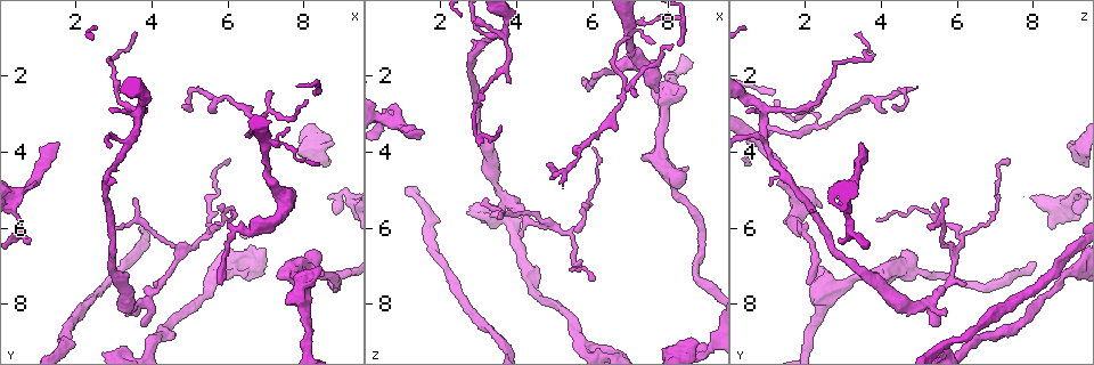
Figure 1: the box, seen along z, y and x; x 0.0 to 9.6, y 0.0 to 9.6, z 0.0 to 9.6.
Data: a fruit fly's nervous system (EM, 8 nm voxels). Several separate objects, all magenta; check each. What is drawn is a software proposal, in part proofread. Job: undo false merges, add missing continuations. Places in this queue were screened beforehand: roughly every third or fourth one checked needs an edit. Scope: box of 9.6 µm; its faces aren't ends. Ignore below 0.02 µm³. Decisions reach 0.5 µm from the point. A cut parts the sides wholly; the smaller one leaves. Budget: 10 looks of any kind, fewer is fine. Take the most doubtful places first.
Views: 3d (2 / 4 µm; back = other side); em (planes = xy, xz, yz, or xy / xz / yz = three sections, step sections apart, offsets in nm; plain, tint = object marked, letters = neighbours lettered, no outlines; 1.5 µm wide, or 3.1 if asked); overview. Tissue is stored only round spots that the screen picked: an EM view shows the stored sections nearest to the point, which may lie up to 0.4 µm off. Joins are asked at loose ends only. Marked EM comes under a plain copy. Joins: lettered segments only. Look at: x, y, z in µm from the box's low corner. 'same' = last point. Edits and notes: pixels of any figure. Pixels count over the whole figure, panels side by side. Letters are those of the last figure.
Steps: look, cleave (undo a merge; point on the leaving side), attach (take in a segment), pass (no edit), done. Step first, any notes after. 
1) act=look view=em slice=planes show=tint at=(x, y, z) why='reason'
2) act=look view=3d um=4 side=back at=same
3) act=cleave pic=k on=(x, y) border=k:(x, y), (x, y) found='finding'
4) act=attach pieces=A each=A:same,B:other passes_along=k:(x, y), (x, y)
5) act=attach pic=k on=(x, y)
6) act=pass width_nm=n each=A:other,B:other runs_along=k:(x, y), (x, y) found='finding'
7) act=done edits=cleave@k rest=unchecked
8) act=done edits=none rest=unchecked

act=look view=3d um=4 at=(1.45, 3.75, 3.50)

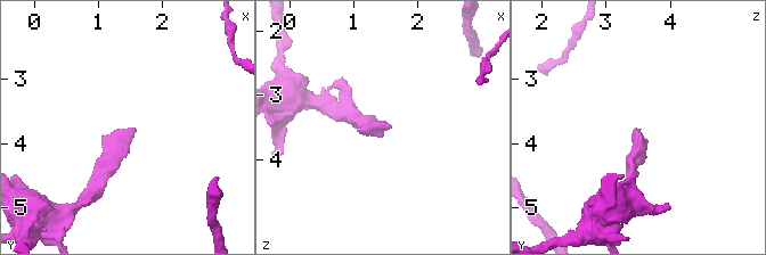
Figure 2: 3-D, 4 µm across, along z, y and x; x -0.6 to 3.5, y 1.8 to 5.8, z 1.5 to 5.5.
act=look view=em slice=planes show=tint at=(1.50, 3.75, 3.50) why='now the EM'

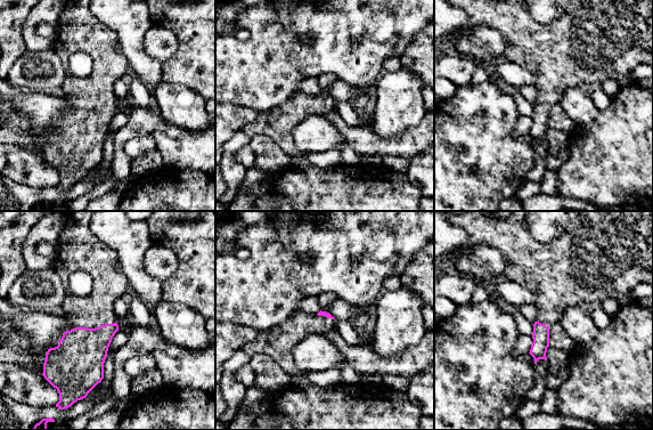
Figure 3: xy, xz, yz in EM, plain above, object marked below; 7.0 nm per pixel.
act=look view=em slice=planes show=letters at=same why='what lies round it'

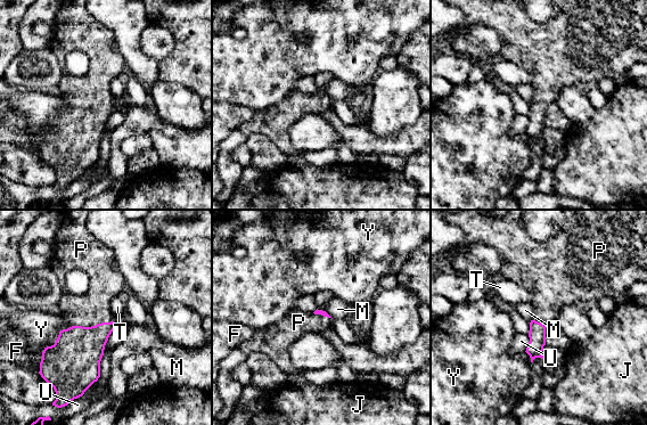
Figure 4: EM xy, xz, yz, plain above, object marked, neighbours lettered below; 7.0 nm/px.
act=attach pieces=P each=F:other,J:other,M:other,P:same,T:other,U:other,Y:other passes_along=4:(74, 360), (86, 327), (98, 295) found='it goes on there'

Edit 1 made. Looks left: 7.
act=look view=3d um=4 at=(6.00, 4.20, 7.25) why='an open end'

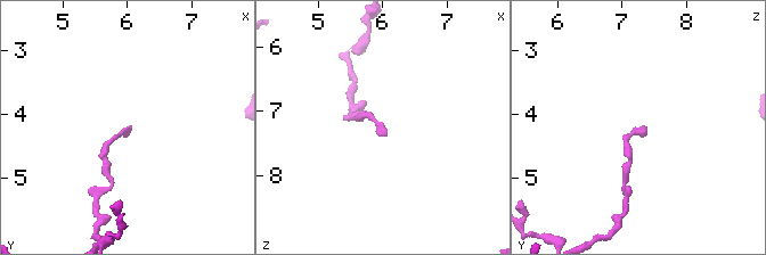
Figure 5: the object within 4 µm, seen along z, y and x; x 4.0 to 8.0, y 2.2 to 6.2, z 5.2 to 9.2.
act=look view=em slice=planes show=letters at=(6.10, 4.25, 7.30) why='shape alone is not enough'

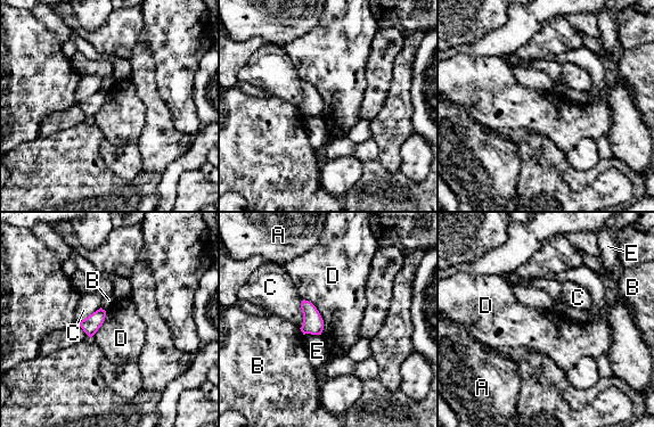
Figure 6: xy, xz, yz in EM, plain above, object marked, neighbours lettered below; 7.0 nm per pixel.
act=pass longest_contact=D:280nm each=A:other,B:other,C:other,D:other,E:other border=6:(303, 298), (318, 311), (321, 334) found='no lettered segment goes on from it'

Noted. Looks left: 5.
act=look view=3d um=4 at=(5.85, 7.45, 2.00) why='free end'

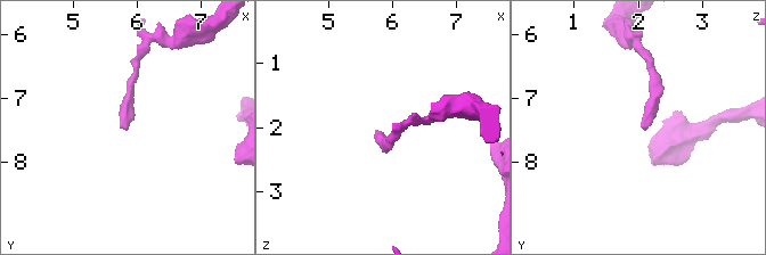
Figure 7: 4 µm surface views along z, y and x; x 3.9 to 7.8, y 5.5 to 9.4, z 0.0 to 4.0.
act=look view=em slice=xz step=8 show=tint at=(5.75, 7.50, 2.05) why='shape alone is not enough'

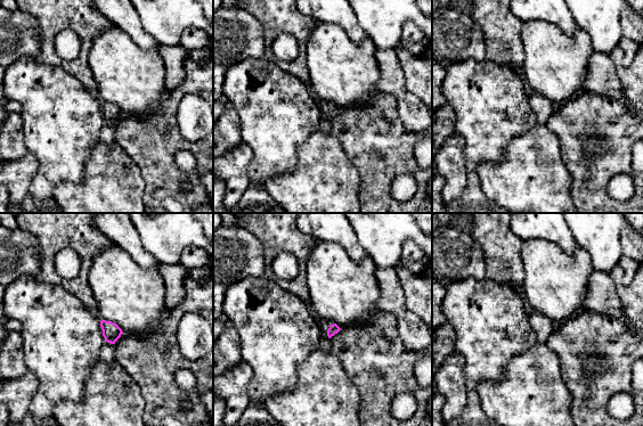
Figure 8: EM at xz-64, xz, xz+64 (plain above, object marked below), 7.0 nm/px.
act=look view=em slice=planes show=letters at=same

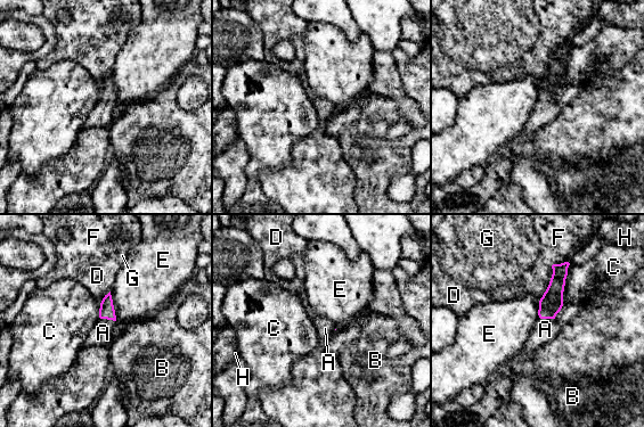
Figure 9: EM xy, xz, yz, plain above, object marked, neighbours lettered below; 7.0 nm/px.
act=attach pieces=A each=A:same,B:other,C:other,D:other,E:other,F:other,G:other,H:other passes_along=9:(106, 311), (107, 319), (103, 333) found='it goes on there'

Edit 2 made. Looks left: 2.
act=look view=overview

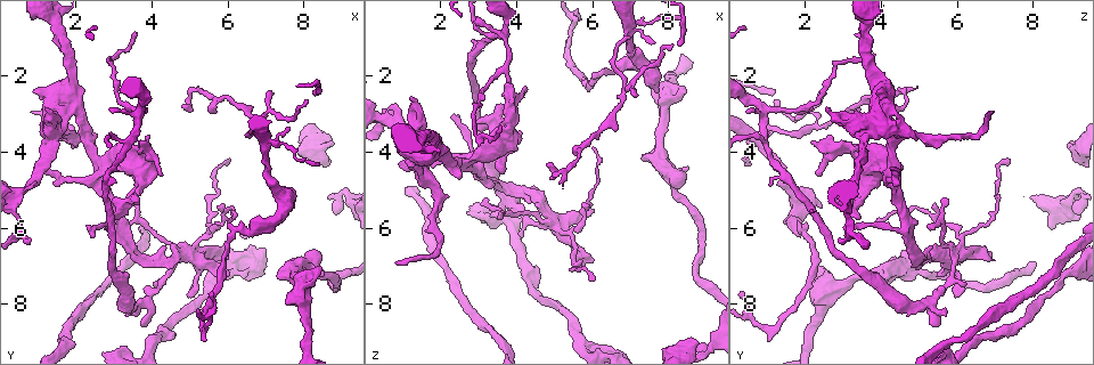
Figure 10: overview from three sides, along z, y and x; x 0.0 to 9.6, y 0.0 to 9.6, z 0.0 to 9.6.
act=look view=em slice=planes show=letters at=(3.00, 5.75, 3.45) why='branch stops here'

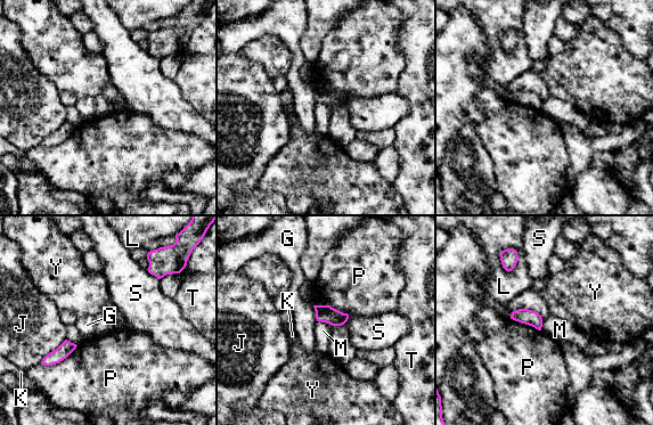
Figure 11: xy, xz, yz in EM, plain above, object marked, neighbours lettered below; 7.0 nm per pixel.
act=pass longest_contact=P:280nm each=G:other,J:other,K:other,L:other,M:other,P:other,S:other,T:other,Y:other found='none of them fits'

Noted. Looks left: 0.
act=done edits=attach@4,attach@9 rest=unchecked

